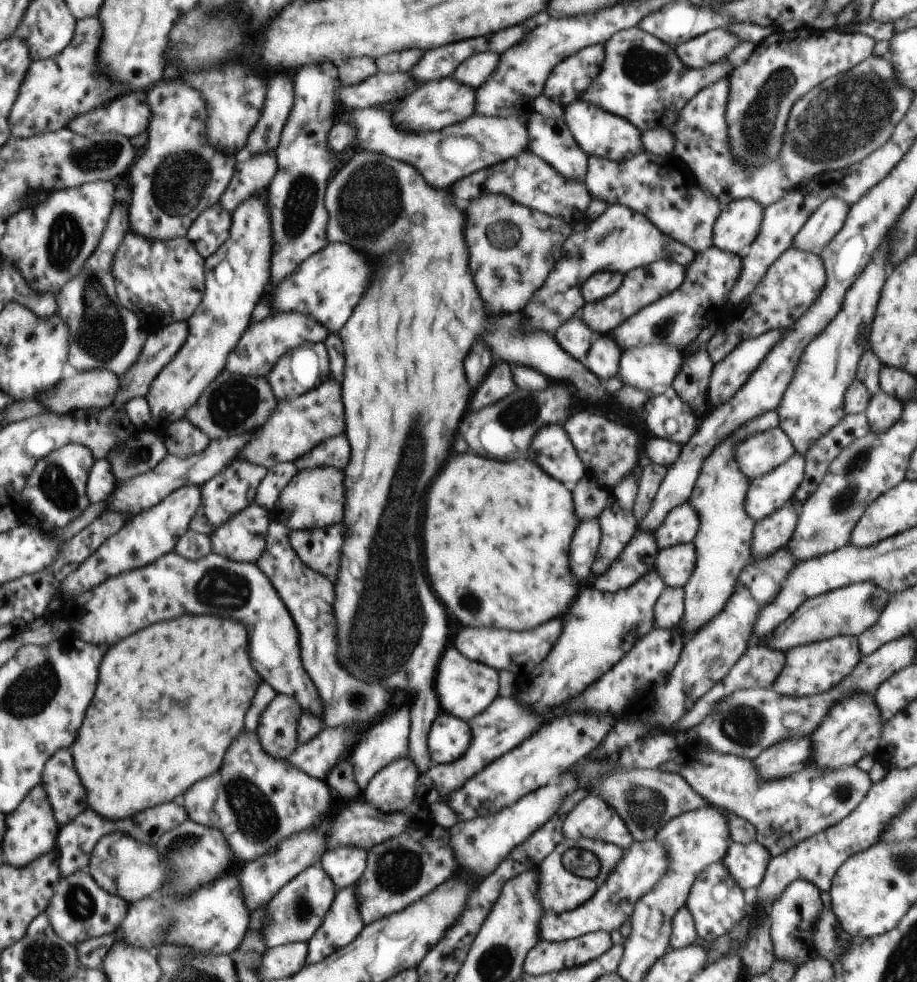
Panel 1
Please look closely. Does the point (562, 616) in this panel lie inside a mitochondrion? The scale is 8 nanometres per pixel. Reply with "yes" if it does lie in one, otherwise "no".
no

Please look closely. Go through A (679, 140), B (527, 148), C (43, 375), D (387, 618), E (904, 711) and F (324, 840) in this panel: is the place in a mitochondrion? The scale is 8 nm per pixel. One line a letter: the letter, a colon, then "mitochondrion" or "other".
A: other
B: other
C: other
D: mitochondrion
E: other
F: other

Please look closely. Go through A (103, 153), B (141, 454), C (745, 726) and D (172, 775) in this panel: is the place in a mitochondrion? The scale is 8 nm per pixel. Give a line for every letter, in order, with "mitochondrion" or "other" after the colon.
A: mitochondrion
B: mitochondrion
C: mitochondrion
D: other

